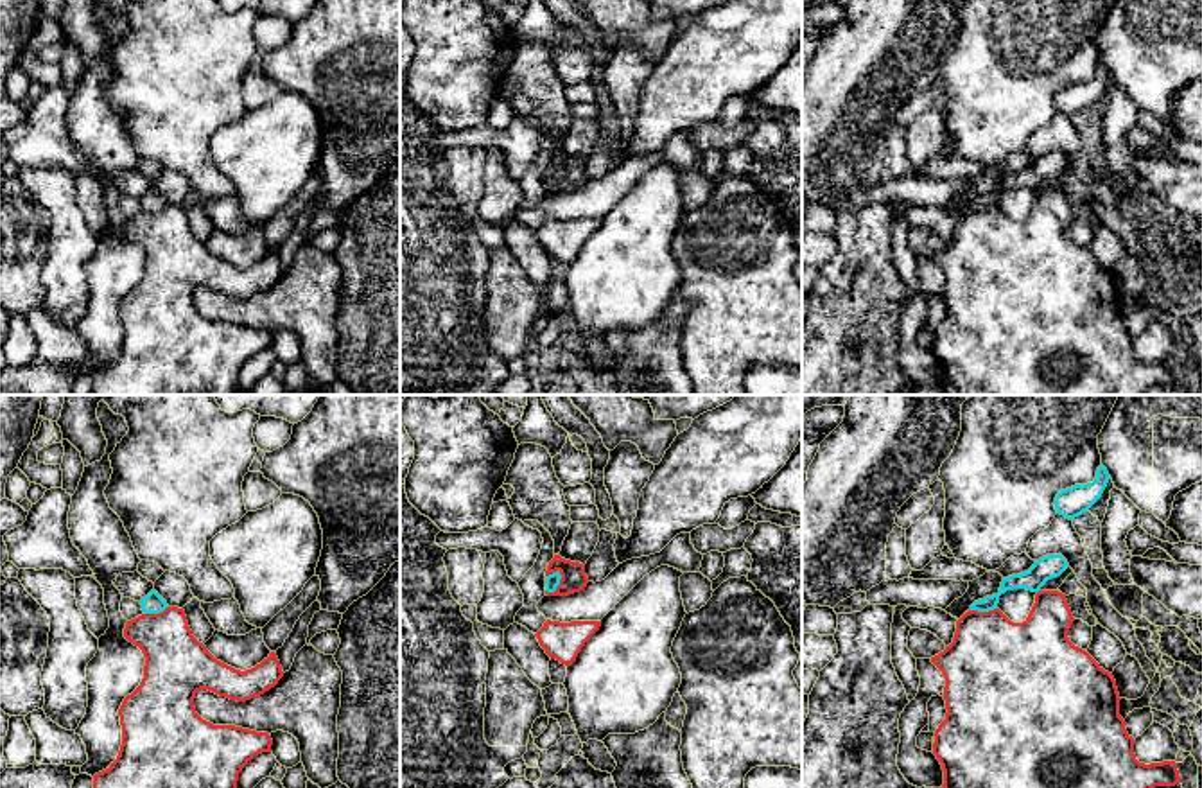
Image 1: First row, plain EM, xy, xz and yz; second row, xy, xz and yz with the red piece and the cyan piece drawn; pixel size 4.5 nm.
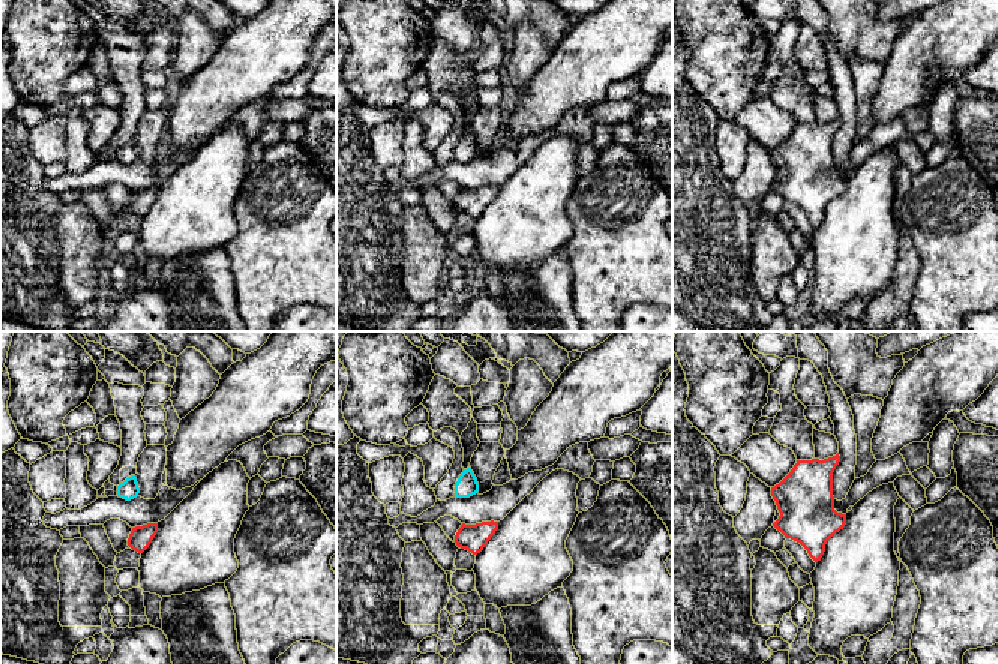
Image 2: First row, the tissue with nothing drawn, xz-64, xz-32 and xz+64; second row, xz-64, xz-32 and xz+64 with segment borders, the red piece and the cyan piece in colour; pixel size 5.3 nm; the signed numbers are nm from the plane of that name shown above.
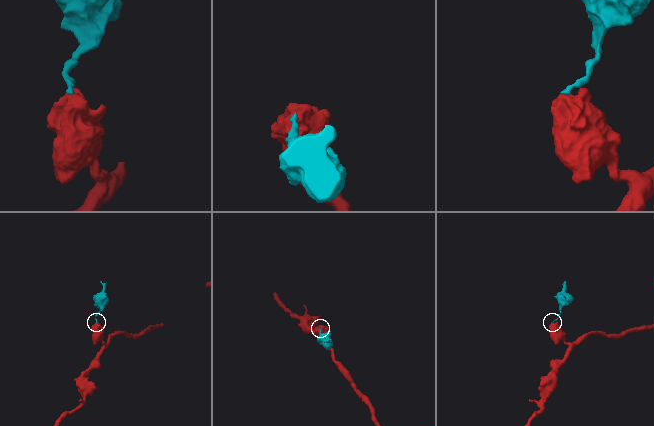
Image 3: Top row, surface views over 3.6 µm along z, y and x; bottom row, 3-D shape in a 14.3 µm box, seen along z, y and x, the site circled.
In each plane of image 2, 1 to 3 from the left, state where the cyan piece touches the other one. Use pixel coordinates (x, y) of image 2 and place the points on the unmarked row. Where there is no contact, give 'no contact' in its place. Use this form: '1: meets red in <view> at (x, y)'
1: no contact
2: no contact
3: no contact

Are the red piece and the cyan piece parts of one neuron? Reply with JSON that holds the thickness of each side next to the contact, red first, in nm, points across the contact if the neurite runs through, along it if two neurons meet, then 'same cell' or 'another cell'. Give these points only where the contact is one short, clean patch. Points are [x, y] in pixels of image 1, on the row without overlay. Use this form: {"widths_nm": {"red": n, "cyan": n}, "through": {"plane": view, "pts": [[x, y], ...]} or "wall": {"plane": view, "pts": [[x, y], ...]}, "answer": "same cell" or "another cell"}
{"widths_nm": {"red": 110, "cyan": 60}, "wall": {"plane": "xz", "pts": [[558, 167], [560, 180], [548, 191]]}, "answer": "another cell"}

